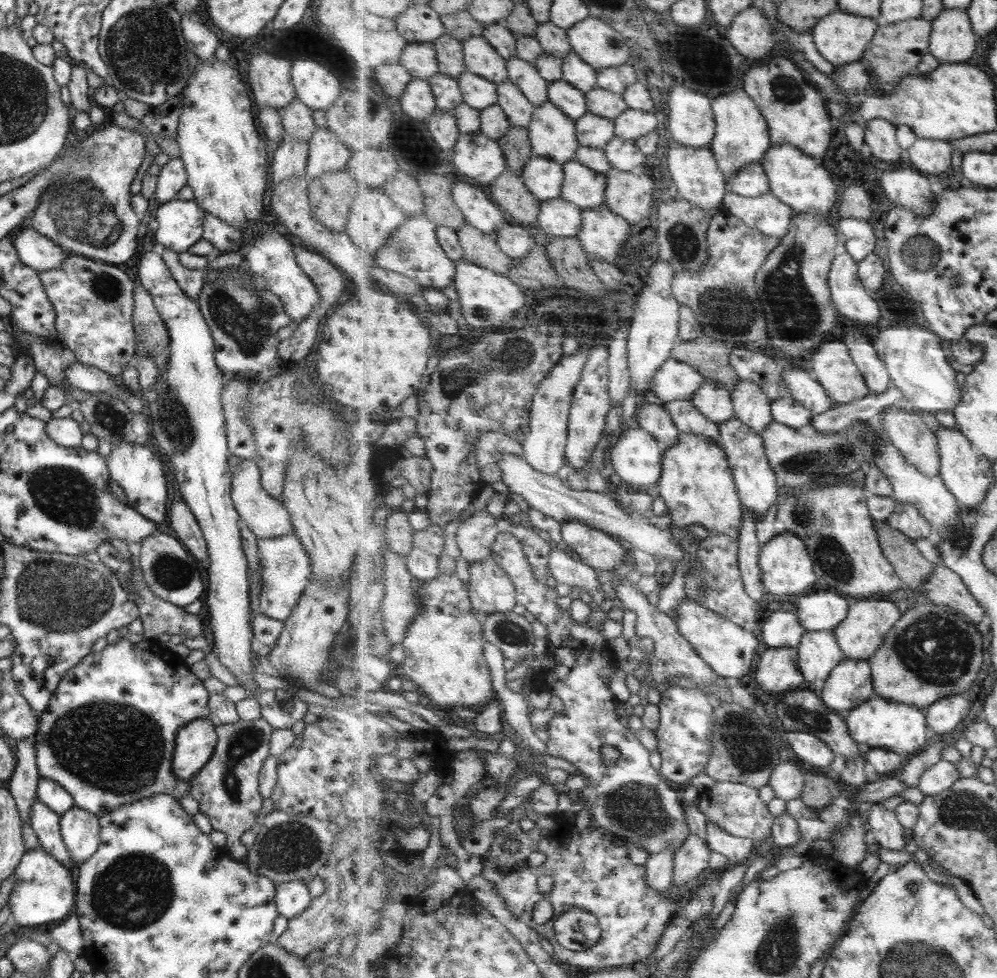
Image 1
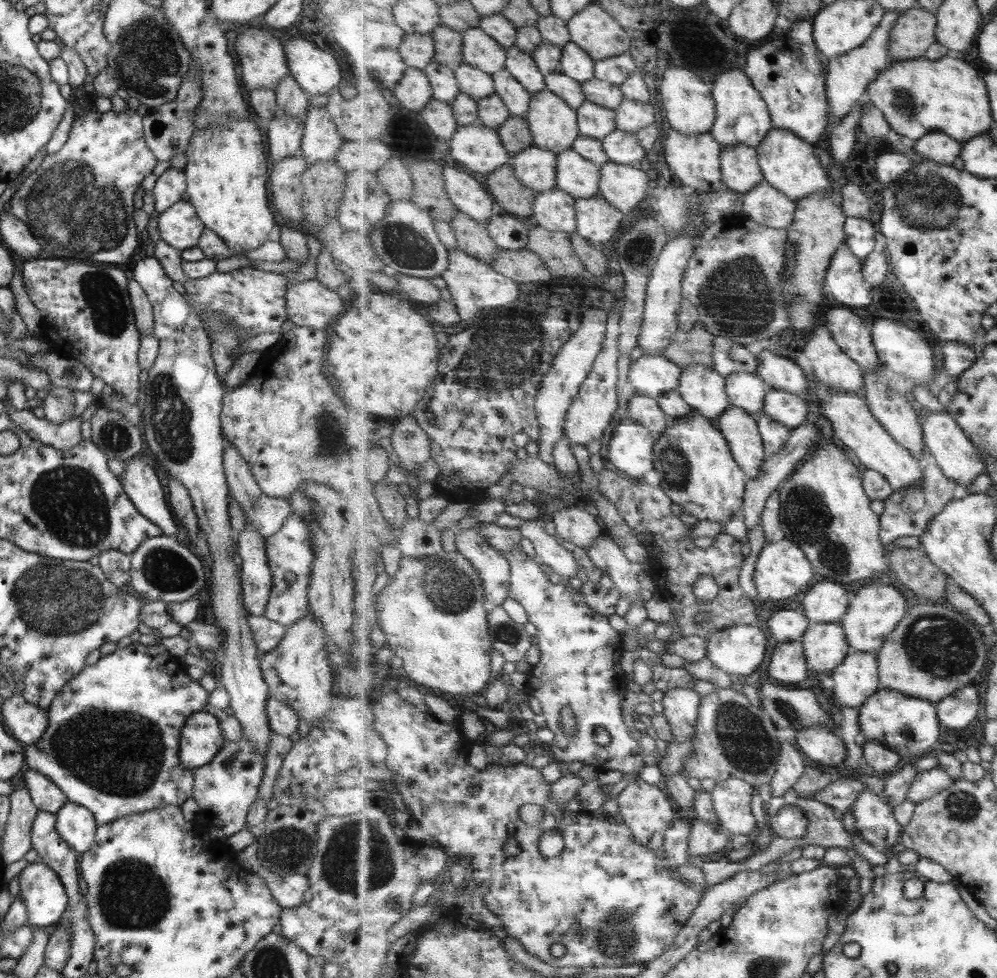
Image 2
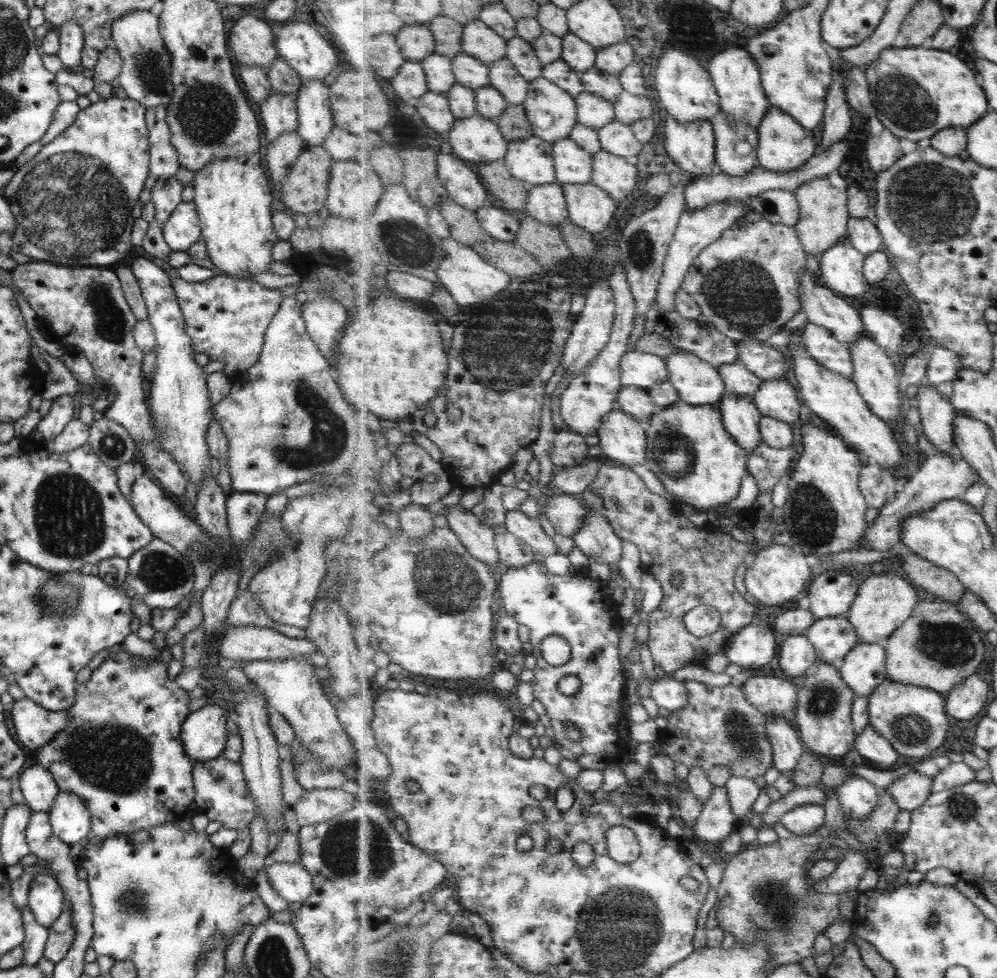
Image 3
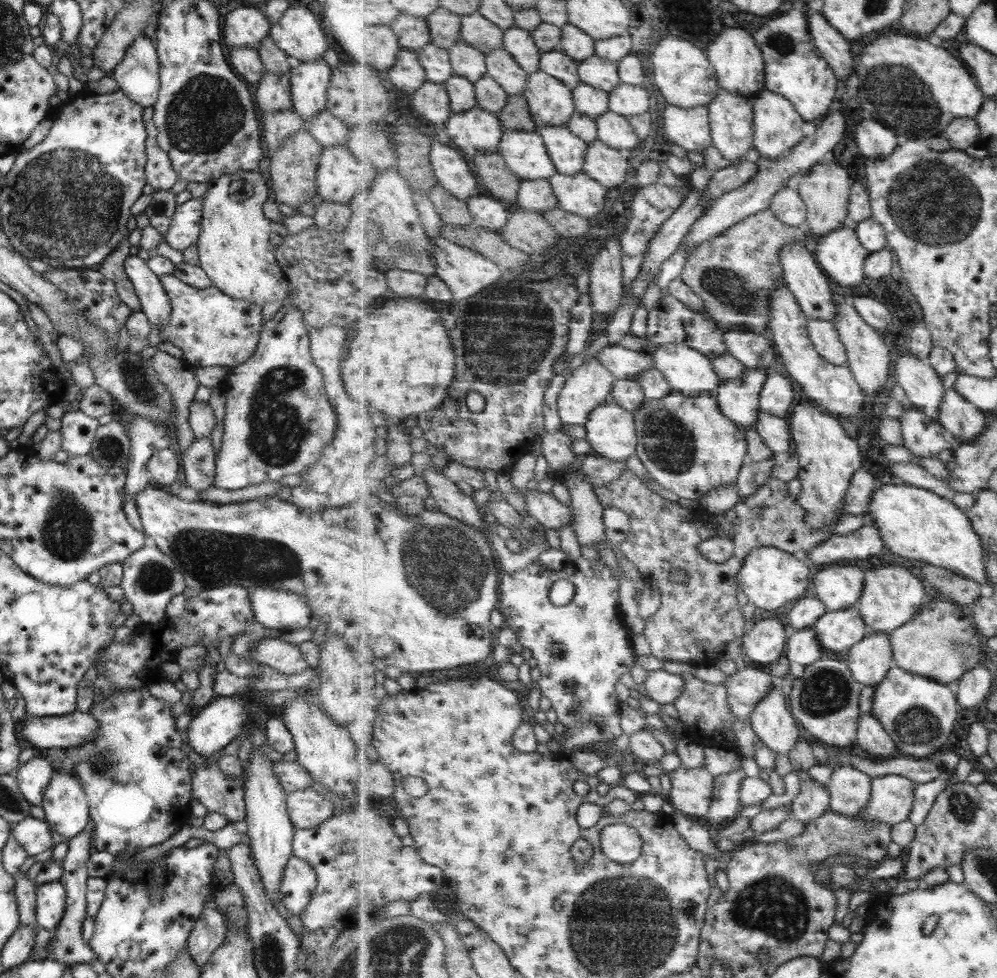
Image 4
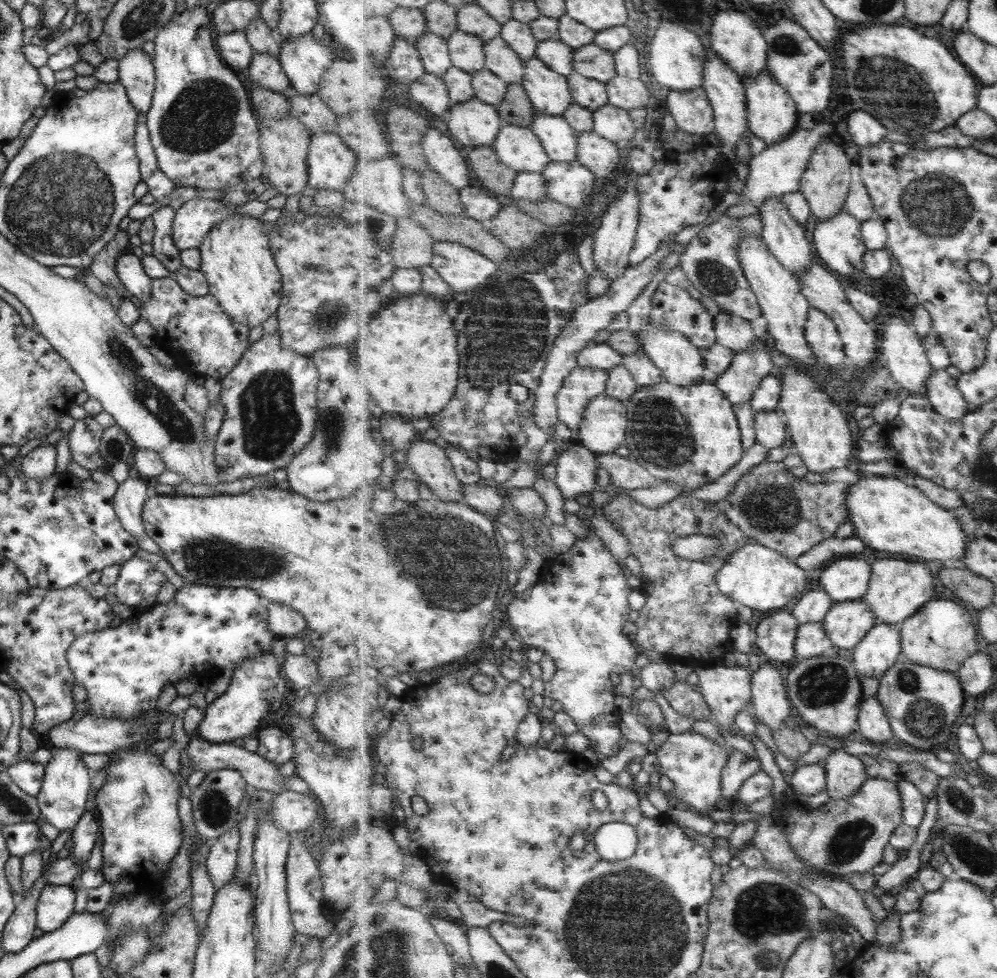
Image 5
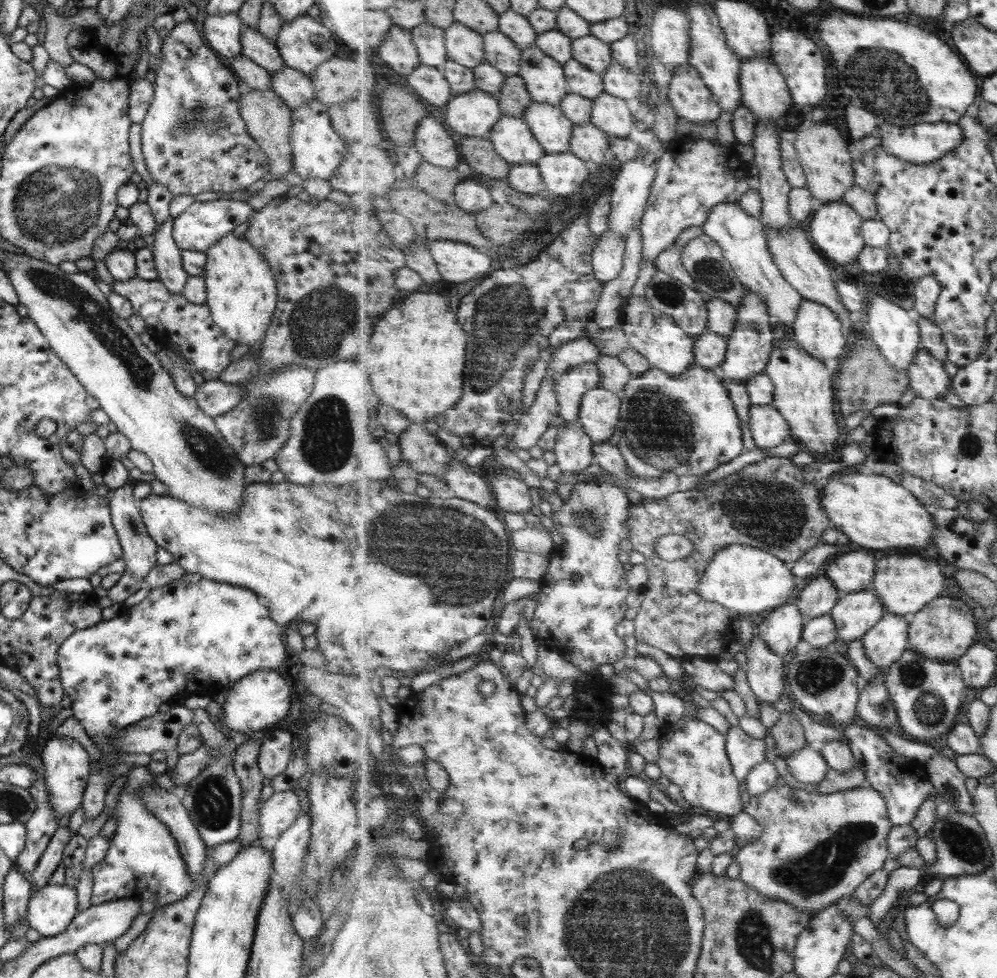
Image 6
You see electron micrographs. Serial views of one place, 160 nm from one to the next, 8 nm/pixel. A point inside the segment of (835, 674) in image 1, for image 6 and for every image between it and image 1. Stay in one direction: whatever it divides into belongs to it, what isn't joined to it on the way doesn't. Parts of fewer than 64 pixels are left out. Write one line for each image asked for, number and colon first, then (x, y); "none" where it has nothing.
2: (857, 679)
3: (866, 666)
4: (870, 660)
5: (882, 647)
6: (886, 643)

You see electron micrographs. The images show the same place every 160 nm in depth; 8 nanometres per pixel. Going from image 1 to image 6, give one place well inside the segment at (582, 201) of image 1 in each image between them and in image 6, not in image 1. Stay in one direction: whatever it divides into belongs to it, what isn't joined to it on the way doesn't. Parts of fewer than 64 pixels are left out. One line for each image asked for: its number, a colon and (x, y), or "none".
2: (576, 175)
3: (574, 165)
4: (568, 150)
5: (561, 141)
6: (553, 129)

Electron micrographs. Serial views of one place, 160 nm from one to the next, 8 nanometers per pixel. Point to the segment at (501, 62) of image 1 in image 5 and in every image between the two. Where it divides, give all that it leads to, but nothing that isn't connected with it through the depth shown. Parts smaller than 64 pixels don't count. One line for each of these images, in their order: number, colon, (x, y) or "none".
2: (480, 50)
3: (479, 40)
4: (478, 31)
5: (472, 19)

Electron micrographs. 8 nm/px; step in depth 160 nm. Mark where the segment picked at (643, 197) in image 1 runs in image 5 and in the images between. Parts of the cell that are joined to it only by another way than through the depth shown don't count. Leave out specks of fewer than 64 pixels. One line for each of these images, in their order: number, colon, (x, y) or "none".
2: (624, 186)
3: (613, 173)
4: (604, 163)
5: (598, 154)

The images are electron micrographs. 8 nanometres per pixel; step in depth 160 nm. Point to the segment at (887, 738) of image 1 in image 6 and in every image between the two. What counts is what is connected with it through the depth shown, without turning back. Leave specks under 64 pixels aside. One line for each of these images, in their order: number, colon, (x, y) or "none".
2: (910, 726)
3: (915, 720)
4: (919, 713)
5: (923, 704)
6: (928, 694)

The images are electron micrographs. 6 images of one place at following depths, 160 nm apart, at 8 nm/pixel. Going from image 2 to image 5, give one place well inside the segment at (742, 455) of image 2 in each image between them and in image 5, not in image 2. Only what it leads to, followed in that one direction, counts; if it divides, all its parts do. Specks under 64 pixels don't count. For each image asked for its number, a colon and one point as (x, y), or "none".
3: (741, 416)
4: (739, 398)
5: (739, 382)

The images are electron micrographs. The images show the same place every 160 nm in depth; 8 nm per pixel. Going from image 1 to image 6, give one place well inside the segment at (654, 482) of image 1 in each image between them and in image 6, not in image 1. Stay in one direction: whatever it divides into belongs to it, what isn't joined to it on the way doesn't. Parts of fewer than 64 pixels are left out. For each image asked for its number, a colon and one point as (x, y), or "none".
2: (631, 449)
3: (623, 438)
4: (611, 430)
5: (604, 427)
6: (601, 409)

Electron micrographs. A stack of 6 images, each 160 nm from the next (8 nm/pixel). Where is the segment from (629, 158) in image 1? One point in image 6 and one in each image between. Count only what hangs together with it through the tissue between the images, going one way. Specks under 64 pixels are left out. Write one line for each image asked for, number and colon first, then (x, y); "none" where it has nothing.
2: (623, 147)
3: (618, 138)
4: (615, 130)
5: (615, 124)
6: (611, 114)

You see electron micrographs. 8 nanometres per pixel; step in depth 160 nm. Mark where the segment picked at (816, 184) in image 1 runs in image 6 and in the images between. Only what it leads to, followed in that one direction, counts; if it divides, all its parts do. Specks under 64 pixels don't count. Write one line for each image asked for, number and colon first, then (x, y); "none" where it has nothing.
2: (790, 164)
3: (785, 146)
4: (778, 124)
5: (773, 115)
6: (766, 93)

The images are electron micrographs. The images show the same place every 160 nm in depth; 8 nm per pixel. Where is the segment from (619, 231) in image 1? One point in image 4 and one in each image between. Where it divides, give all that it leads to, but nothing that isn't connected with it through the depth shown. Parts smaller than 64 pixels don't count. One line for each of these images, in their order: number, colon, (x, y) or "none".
2: (598, 220)
3: (591, 207)
4: (581, 194)

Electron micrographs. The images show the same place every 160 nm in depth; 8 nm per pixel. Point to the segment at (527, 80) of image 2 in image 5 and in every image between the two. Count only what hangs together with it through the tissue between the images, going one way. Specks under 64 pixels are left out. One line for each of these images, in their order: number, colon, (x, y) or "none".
3: (524, 58)
4: (520, 43)
5: (517, 34)

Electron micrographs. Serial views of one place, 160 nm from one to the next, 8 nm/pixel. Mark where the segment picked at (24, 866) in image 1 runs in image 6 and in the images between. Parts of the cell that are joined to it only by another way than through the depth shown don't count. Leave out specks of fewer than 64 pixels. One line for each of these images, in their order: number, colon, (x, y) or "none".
2: (43, 895)
3: (45, 899)
4: (50, 897)
5: (54, 905)
6: (50, 909)

